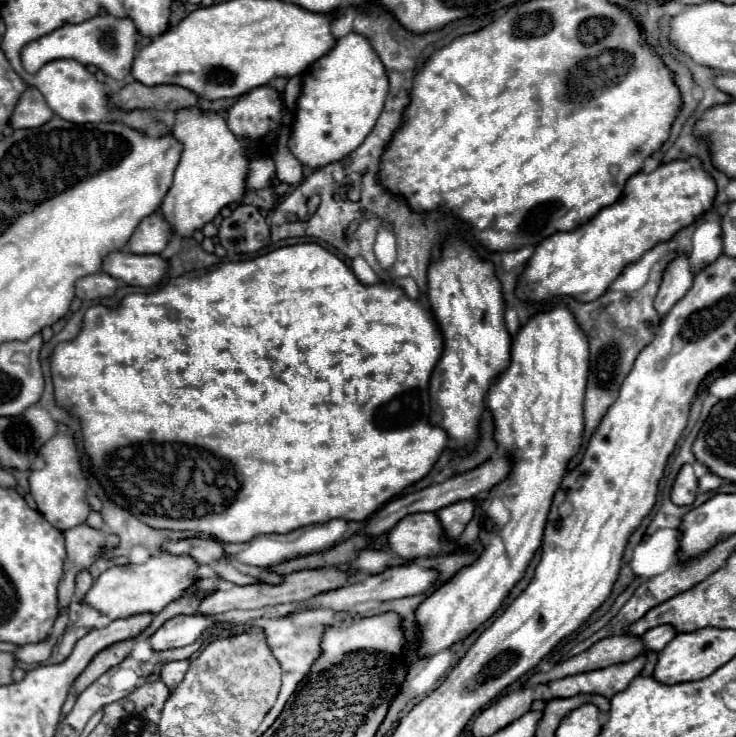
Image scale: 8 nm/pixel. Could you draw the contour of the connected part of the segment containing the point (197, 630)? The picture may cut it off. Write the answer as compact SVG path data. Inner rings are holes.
M176 615L150 637L150 647L154 651L164 651L190 645L212 625L216 625L216 621L210 615Z

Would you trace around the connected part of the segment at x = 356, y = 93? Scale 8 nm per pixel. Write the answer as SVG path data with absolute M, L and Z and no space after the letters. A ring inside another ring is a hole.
M360 33L340 37L334 49L302 75L302 91L296 105L296 121L288 139L292 155L312 169L342 161L376 125L388 95L386 67Z

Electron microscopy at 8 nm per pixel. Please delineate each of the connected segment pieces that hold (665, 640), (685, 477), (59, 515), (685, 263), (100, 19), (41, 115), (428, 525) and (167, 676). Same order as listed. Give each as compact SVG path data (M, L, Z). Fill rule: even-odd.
M660 625L660 627L654 627L654 629L646 631L642 635L642 641L644 641L646 649L662 651L674 637L676 637L676 631L674 631L672 625Z
M684 465L672 487L672 503L674 505L692 505L698 493L698 477L694 475L692 465Z
M58 425L56 435L40 449L40 455L44 457L44 469L30 473L30 493L38 505L38 511L44 515L44 519L54 525L60 531L72 529L86 521L88 513L92 511L86 503L86 491L88 483L82 475L76 443L72 439L72 433L66 425Z
M682 253L668 263L662 275L662 283L654 303L656 311L664 317L672 309L672 305L680 301L680 297L684 297L684 293L692 287L692 281L694 281L694 273L690 269L690 257Z
M96 15L78 25L64 25L36 41L30 41L22 49L22 63L28 73L36 73L44 63L54 59L76 59L82 65L94 65L112 79L124 79L132 69L132 57L136 55L136 27L130 19L118 19L112 15Z
M28 87L22 93L22 97L14 109L10 125L14 129L32 129L32 127L40 127L46 121L50 121L52 115L54 113L46 105L42 93L36 87Z
M436 513L406 515L390 529L390 533L386 535L388 549L404 561L436 557L454 549L452 543L442 541L442 529Z
M172 661L172 663L166 663L162 665L162 671L160 671L160 679L166 683L166 687L172 691L176 689L176 685L184 679L188 671L188 661Z

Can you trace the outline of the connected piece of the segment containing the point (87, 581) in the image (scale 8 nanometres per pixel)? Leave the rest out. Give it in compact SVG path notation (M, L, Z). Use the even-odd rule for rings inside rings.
M82 569L82 571L76 575L76 599L80 601L90 587L92 587L92 575L90 575L88 569Z

